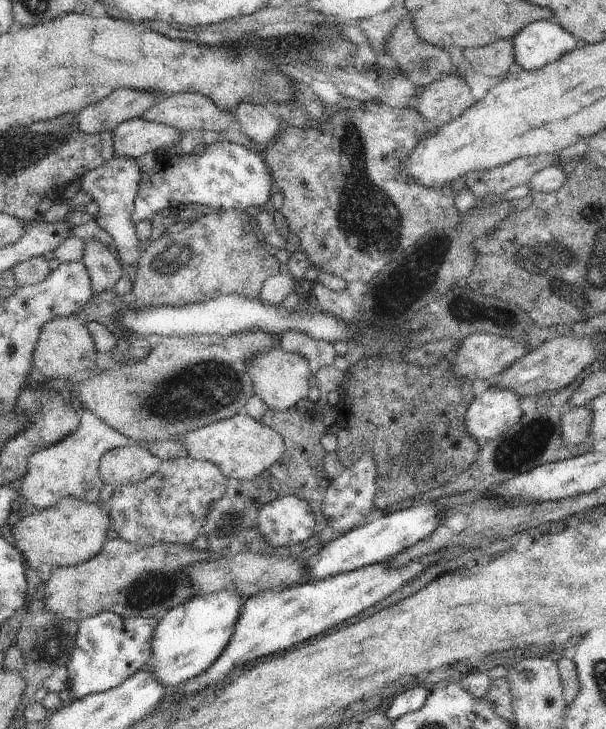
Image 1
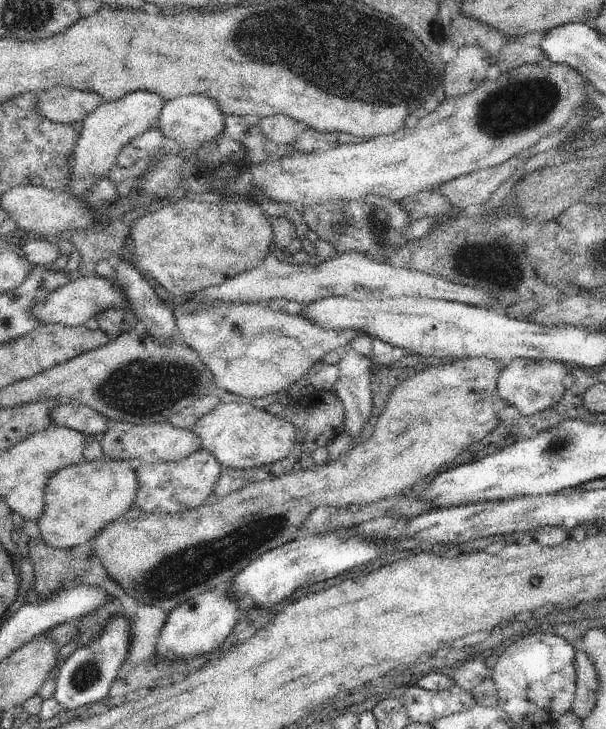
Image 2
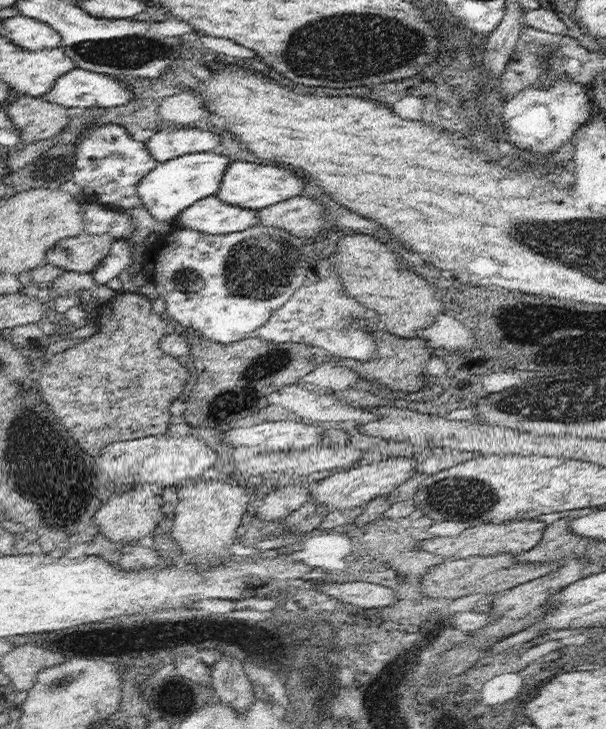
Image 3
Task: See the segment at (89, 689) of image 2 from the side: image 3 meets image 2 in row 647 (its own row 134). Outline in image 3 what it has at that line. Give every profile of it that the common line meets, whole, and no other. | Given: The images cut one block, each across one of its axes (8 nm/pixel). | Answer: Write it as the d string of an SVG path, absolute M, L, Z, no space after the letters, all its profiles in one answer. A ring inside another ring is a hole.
M105 124L83 134L75 150L75 170L71 180L81 188L87 204L101 204L131 212L145 208L137 194L137 184L157 164L159 162L149 154L145 142L133 140L133 136L119 124Z

